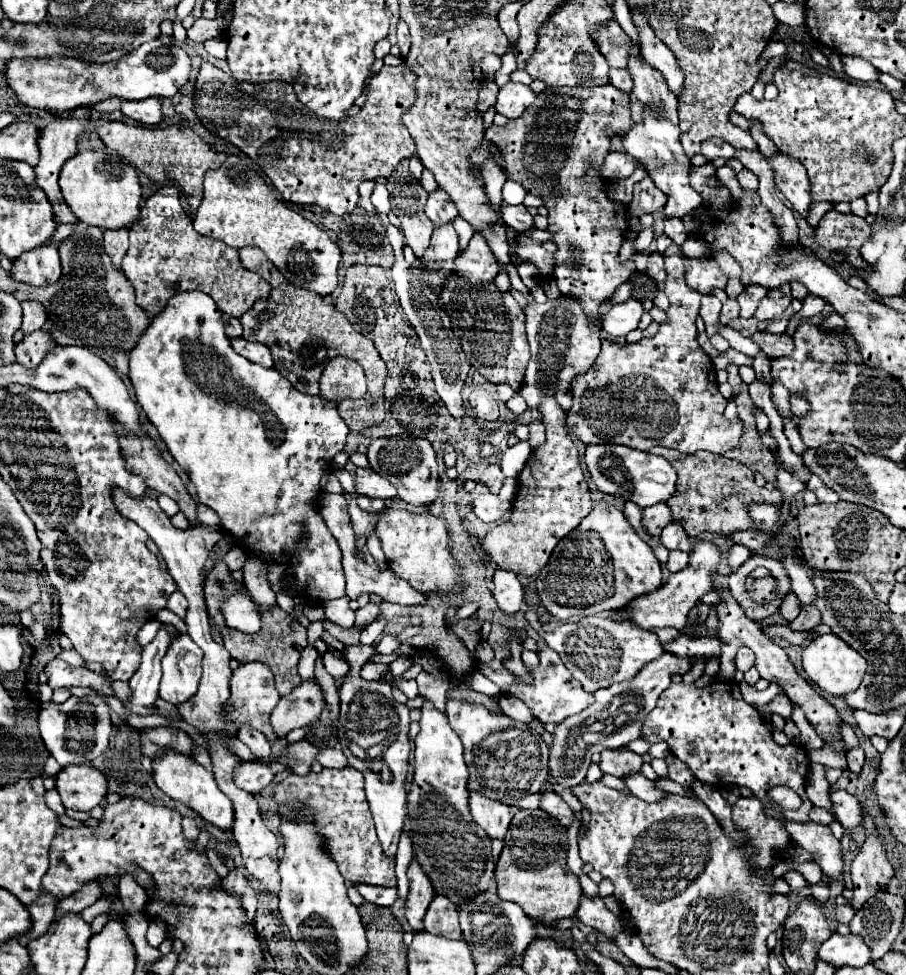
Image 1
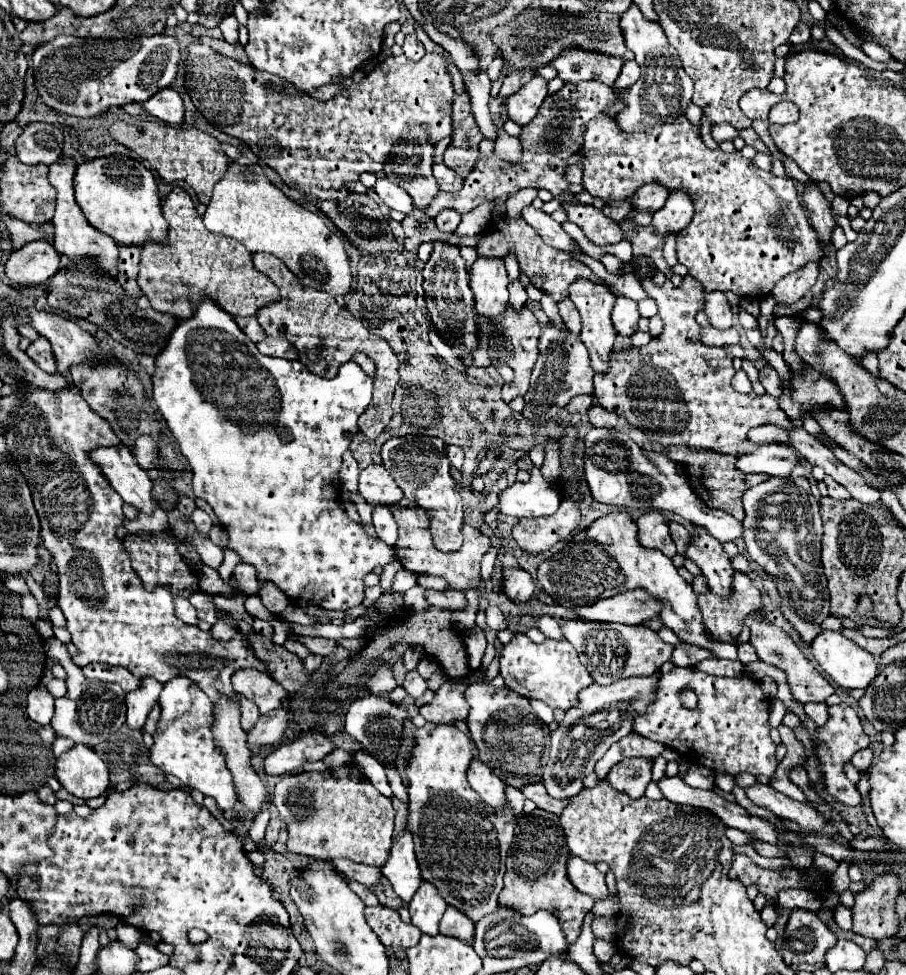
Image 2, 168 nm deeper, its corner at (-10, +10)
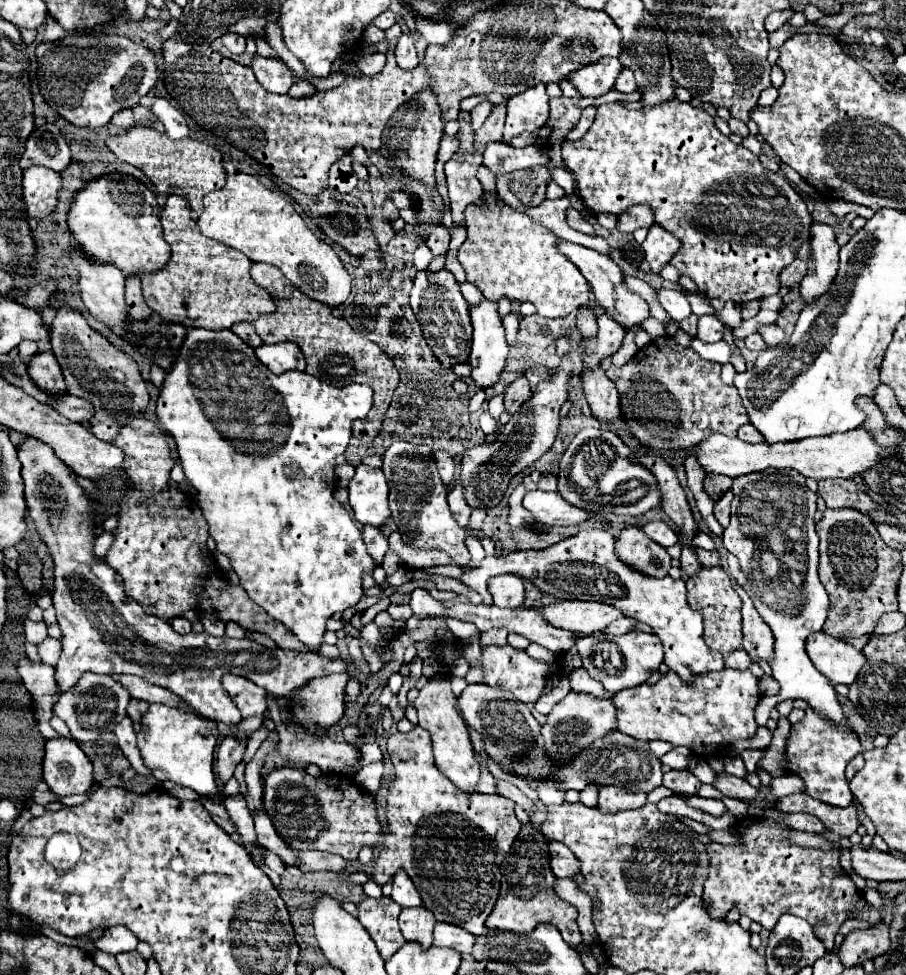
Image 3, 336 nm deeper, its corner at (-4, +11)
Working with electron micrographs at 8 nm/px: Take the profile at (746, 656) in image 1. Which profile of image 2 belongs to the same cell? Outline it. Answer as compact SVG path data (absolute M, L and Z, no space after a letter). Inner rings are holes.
M750 641L738 645L738 659L740 659L744 665L758 659L758 655L754 655L754 647L750 647Z

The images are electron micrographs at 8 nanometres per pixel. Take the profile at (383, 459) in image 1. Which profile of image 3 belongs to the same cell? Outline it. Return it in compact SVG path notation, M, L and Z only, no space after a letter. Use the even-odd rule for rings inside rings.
M390 450L382 456L382 470L390 486L390 510L392 518L404 536L404 542L416 546L416 550L444 550L454 566L466 568L470 564L470 552L464 544L466 532L456 526L446 500L446 486L440 480L436 462L430 454L400 454L394 456Z

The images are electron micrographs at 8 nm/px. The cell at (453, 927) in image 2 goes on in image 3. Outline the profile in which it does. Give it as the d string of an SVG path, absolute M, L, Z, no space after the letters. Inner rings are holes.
M436 922L436 928L434 928L434 944L436 946L452 948L460 954L470 954L474 942L476 942L476 938L472 934L468 934L464 928L452 926L446 922Z

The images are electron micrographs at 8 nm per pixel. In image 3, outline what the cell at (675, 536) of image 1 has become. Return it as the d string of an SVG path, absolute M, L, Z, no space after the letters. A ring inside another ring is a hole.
M654 520L654 522L644 524L644 526L642 526L642 530L644 530L644 534L646 534L650 540L658 542L658 544L660 544L660 546L664 546L664 548L668 548L668 546L672 546L672 544L676 544L676 542L678 542L678 536L674 534L674 530L672 530L666 522Z

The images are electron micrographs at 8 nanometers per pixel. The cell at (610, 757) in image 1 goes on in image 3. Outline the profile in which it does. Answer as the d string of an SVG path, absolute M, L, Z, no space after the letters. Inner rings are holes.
M600 786L600 798L598 798L598 810L604 814L614 814L622 810L634 810L646 804L646 796L642 792L626 792L616 786Z

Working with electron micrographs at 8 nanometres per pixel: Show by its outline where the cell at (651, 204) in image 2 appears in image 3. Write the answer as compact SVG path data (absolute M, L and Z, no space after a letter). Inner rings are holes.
M632 206L626 210L626 214L618 216L616 228L624 234L632 234L638 228L650 228L652 224L654 224L654 216L648 206Z

